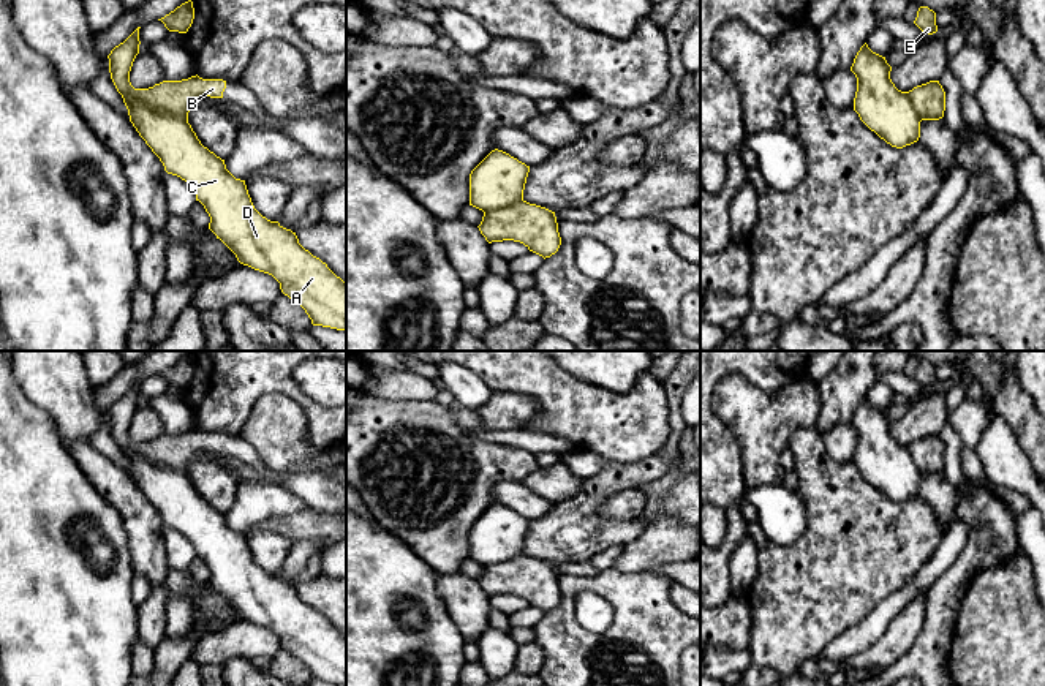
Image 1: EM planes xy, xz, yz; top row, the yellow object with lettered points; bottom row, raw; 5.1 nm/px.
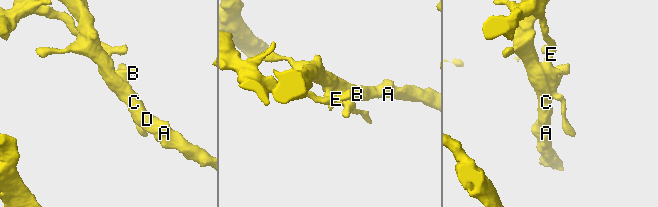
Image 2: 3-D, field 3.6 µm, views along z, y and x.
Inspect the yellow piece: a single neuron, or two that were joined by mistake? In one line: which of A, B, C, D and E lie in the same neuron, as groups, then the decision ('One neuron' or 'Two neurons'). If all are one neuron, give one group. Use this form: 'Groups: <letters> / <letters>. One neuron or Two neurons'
Groups: A C D / B E. Two neurons

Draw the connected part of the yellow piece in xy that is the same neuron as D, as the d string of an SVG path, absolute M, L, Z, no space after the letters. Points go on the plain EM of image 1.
M123 450L130 476L160 512L168 528L185 534L210 571L209 583L243 620L272 629L285 650L300 659L313 680L346 684L346 637L326 616L305 604L291 583L262 571L253 560L245 534L236 533L217 511L201 498L188 474Z

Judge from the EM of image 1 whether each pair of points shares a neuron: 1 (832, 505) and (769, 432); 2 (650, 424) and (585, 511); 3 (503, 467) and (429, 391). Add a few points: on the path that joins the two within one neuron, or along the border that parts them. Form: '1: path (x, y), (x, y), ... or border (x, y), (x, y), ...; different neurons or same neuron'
1: border (813, 425), (797, 429), (786, 446); different neurons
2: border (655, 452), (626, 463), (611, 462); different neurons
3: border (433, 399), (397, 402); different neurons

